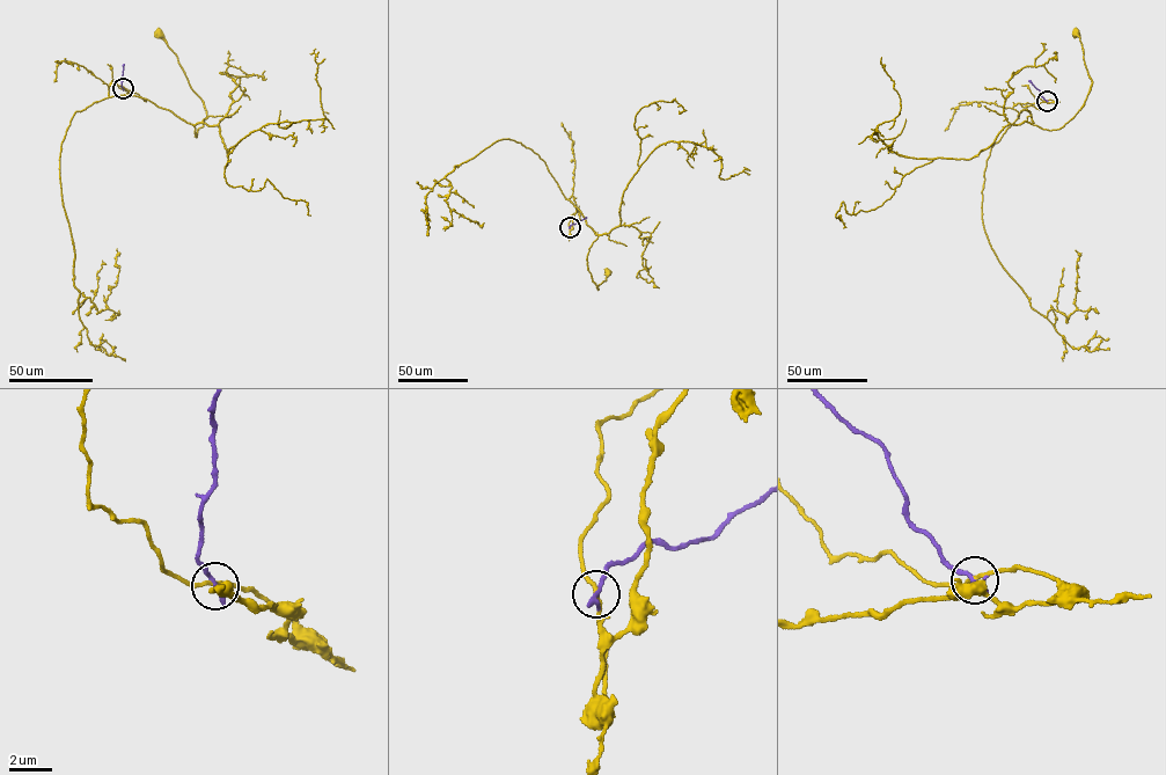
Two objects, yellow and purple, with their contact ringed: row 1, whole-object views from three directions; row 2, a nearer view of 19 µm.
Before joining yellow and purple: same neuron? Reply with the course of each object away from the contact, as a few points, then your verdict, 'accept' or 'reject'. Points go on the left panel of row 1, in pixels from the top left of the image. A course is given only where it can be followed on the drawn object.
course yellow (123, 88), (129, 93), (111, 83), (109, 95), (146, 99), (191, 123), (197, 137), (204, 102), (159, 35); course purple (123, 88), (124, 64); reject

